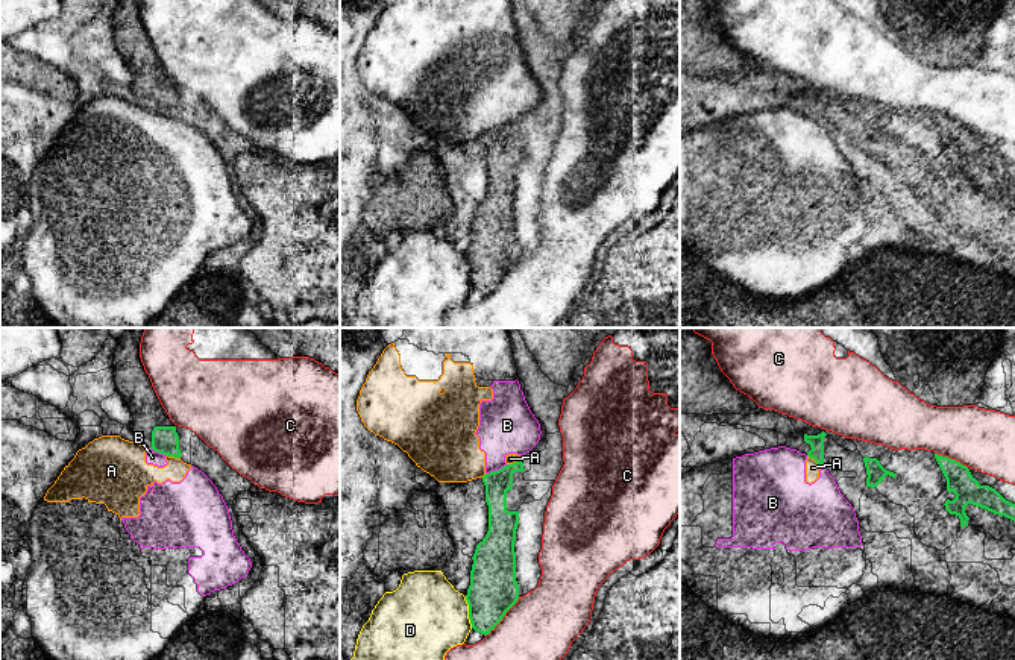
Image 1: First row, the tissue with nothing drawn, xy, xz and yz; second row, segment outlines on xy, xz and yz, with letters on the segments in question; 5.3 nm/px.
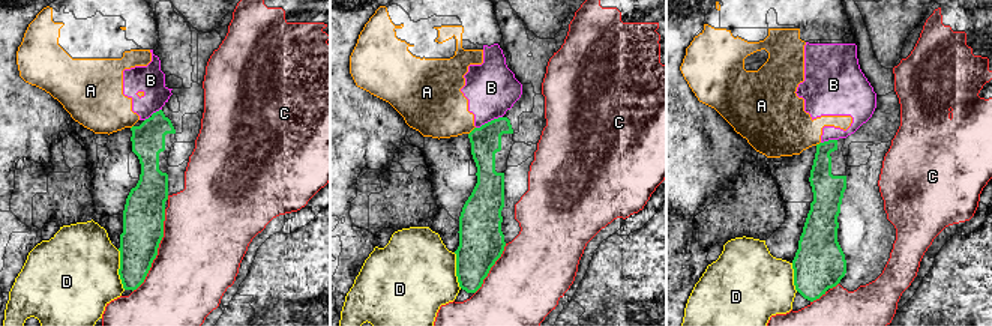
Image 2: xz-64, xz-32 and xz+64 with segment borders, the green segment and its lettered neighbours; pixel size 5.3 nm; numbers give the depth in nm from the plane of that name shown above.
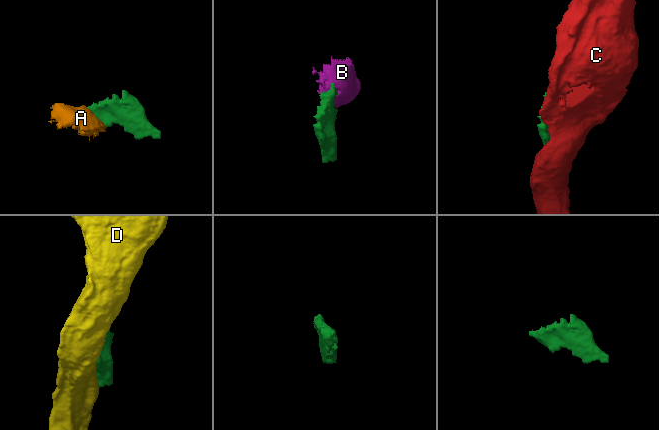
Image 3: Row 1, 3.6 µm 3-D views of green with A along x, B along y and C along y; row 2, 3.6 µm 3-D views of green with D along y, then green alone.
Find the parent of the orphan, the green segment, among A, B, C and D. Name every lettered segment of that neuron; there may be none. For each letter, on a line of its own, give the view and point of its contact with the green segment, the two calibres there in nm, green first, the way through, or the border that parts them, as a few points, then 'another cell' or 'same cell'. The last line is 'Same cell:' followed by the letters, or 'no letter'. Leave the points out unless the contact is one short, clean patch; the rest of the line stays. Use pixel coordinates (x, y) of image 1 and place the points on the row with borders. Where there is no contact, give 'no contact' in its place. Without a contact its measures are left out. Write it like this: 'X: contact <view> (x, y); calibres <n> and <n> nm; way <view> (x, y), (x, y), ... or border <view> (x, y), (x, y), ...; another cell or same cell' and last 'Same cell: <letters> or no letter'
A: contact yz (815, 460); calibres 80 and 80 nm; border yz (807, 455), (823, 466); another cell
B: contact xz (496, 471); calibres 140 and 300 nm; border xz (507, 465), (486, 474); another cell
C: contact xz (504, 615); calibres 260 and 360 nm; another cell
D: contact xz (469, 612); calibres 260 and 420 nm; another cell
Same cell: no letter

